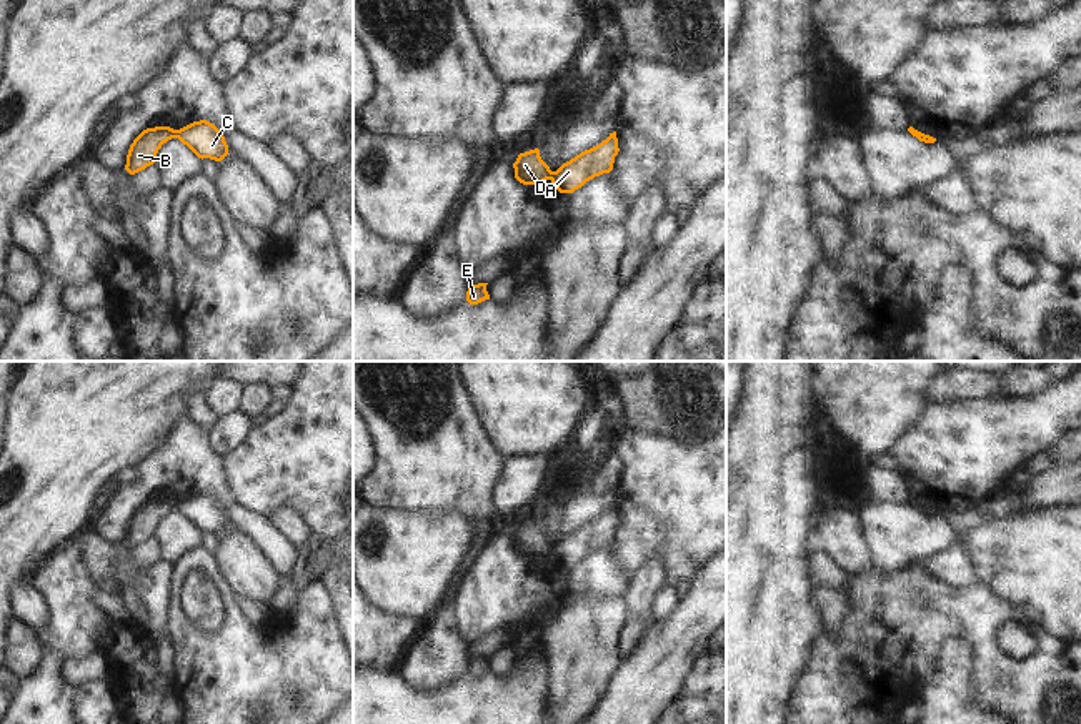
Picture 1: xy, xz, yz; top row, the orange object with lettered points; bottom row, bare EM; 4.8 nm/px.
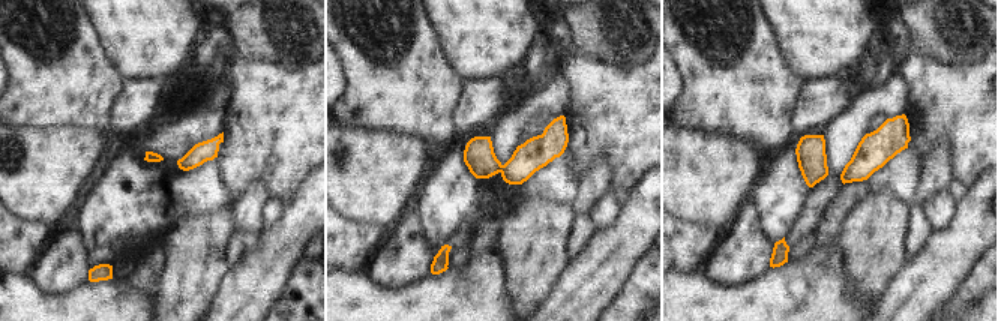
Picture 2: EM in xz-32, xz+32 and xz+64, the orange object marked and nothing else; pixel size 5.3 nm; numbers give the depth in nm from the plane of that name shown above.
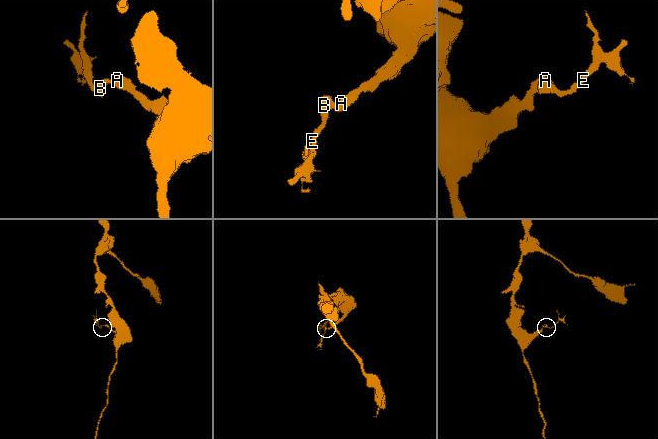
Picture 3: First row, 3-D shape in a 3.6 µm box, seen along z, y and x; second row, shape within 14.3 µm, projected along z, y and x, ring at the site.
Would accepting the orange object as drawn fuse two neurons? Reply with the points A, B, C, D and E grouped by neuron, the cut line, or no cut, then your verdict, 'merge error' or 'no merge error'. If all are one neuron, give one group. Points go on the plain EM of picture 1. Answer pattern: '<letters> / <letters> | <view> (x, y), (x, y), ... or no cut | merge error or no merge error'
A C / B D E | xy (177, 503), (174, 510) | merge error

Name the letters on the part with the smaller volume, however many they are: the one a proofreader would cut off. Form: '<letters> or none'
B, D, E

